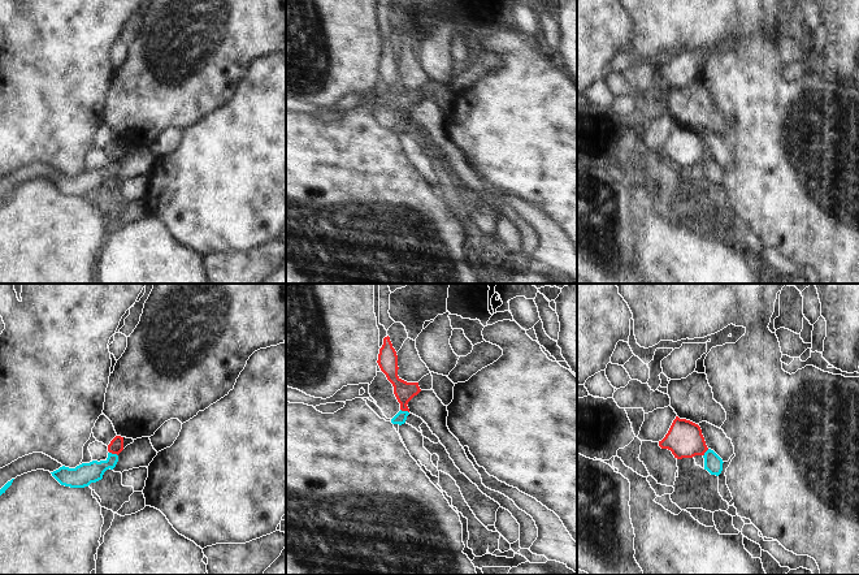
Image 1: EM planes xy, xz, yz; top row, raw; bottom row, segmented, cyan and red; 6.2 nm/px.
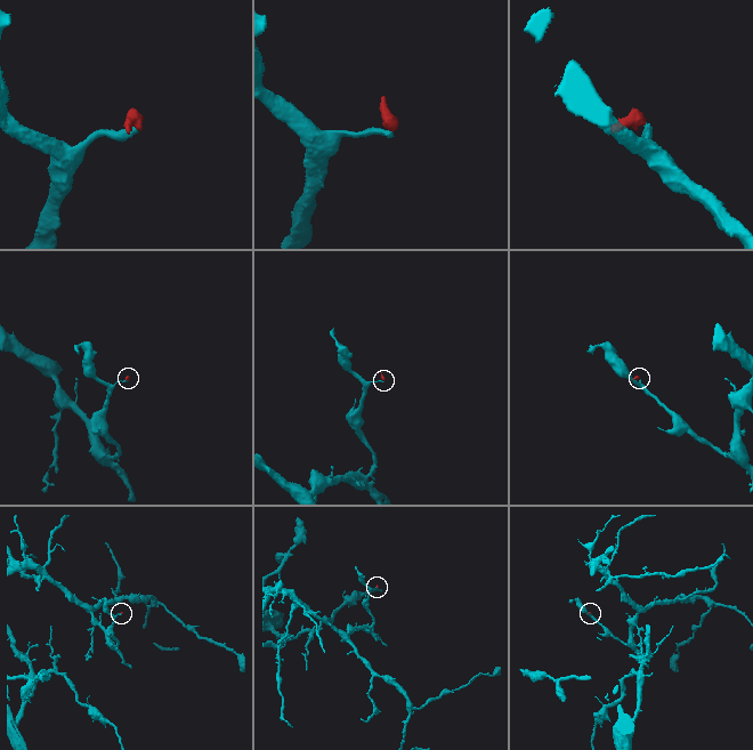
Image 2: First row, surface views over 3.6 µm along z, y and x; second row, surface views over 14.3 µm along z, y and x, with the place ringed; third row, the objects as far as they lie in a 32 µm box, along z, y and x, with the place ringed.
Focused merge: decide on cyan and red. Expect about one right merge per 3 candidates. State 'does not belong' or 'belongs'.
does not belong

